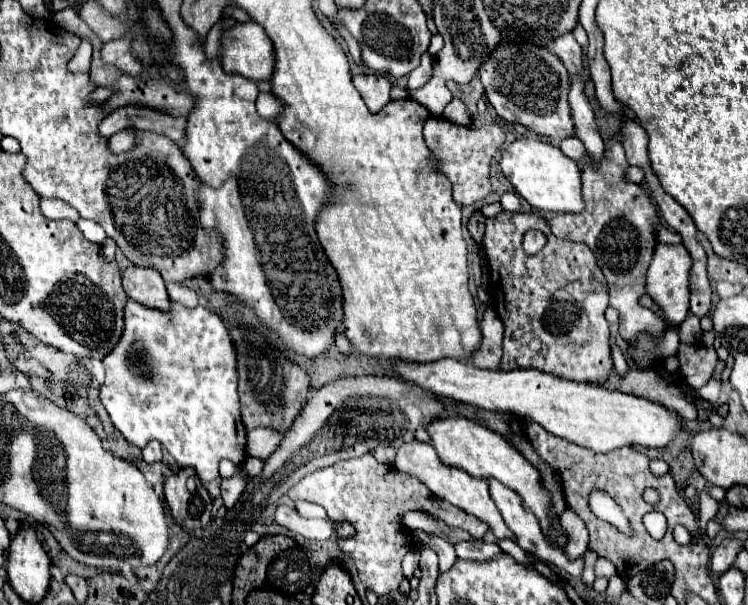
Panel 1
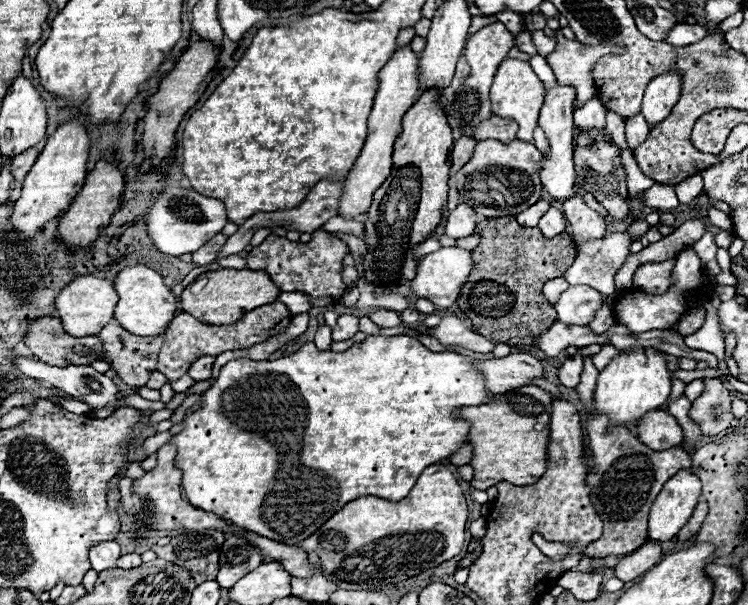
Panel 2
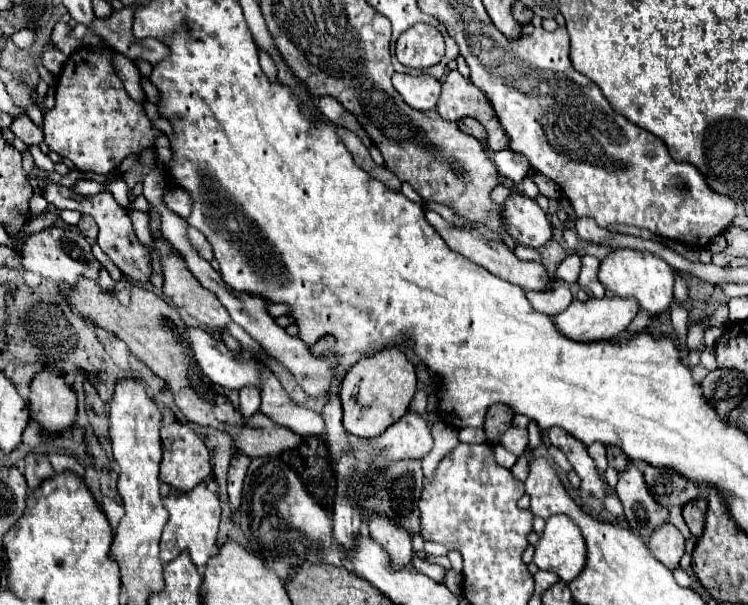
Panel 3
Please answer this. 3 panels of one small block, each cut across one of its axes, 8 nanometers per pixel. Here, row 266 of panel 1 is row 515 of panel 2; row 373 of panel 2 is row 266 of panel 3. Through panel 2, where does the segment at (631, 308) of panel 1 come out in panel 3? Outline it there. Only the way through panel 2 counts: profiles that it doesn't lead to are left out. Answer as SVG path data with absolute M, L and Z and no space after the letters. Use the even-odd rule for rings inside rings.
M594 256L582 258L582 272L580 272L578 284L592 298L604 298L604 286L600 286L600 280L598 280L598 266L600 266L598 258Z

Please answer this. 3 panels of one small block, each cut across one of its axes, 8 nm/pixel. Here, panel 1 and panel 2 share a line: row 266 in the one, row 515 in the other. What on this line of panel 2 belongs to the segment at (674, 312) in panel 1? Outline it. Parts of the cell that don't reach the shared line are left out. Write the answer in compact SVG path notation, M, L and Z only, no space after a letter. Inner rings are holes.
M680 470L676 476L672 476L662 492L656 496L650 518L648 518L648 536L650 540L666 542L674 538L680 528L688 522L692 516L698 498L700 498L700 478L694 476L688 470Z

